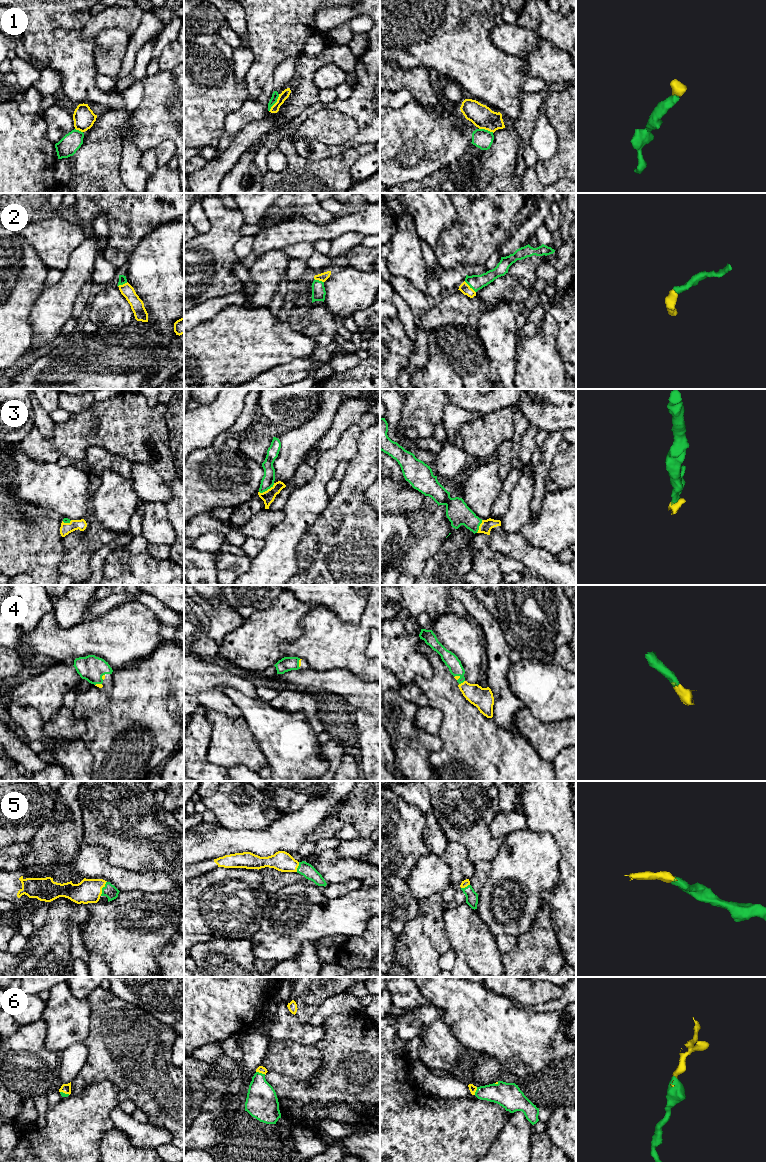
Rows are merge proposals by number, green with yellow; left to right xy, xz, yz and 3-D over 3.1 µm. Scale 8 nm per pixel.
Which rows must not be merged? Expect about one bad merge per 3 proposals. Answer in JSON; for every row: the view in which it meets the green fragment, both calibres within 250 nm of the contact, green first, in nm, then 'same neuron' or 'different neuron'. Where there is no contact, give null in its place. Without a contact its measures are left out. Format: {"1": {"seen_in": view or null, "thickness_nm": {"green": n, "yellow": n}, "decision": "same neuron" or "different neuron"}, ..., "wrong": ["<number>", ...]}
{"1": {"seen_in": "xz", "thickness_nm": {"green": 60, "yellow": 70}, "decision": "different neuron"}, "2": {"seen_in": "yz", "thickness_nm": {"green": 120, "yellow": 80}, "decision": "same neuron"}, "3": {"seen_in": "xz", "thickness_nm": {"green": 100, "yellow": 100}, "decision": "same neuron"}, "4": {"seen_in": "yz", "thickness_nm": {"green": 110, "yellow": 170}, "decision": "same neuron"}, "5": {"seen_in": "xy", "thickness_nm": {"green": 110, "yellow": 190}, "decision": "same neuron"}, "6": {"seen_in": "xz", "thickness_nm": {"green": 260, "yellow": 60}, "decision": "same neuron"}, "wrong": ["1"]}

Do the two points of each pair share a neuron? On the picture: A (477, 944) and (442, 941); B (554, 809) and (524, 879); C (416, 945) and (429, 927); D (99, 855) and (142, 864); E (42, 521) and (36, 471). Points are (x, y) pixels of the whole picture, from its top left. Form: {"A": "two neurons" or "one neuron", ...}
{"A": "two neurons", "B": "two neurons", "C": "two neurons", "D": "two neurons", "E": "two neurons"}

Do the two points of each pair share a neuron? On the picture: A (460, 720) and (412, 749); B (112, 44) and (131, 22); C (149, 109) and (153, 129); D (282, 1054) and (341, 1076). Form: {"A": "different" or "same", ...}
{"A": "different", "B": "different", "C": "same", "D": "different"}

